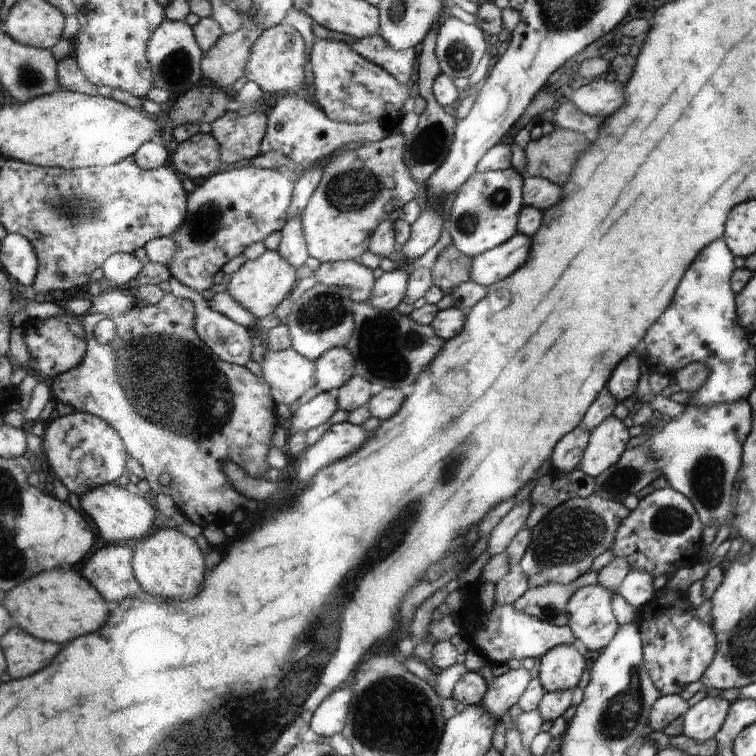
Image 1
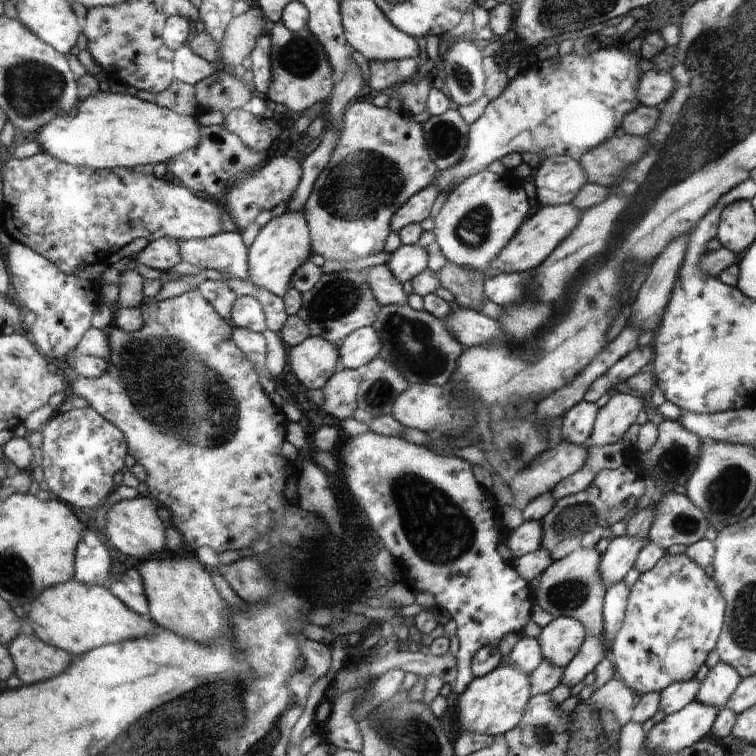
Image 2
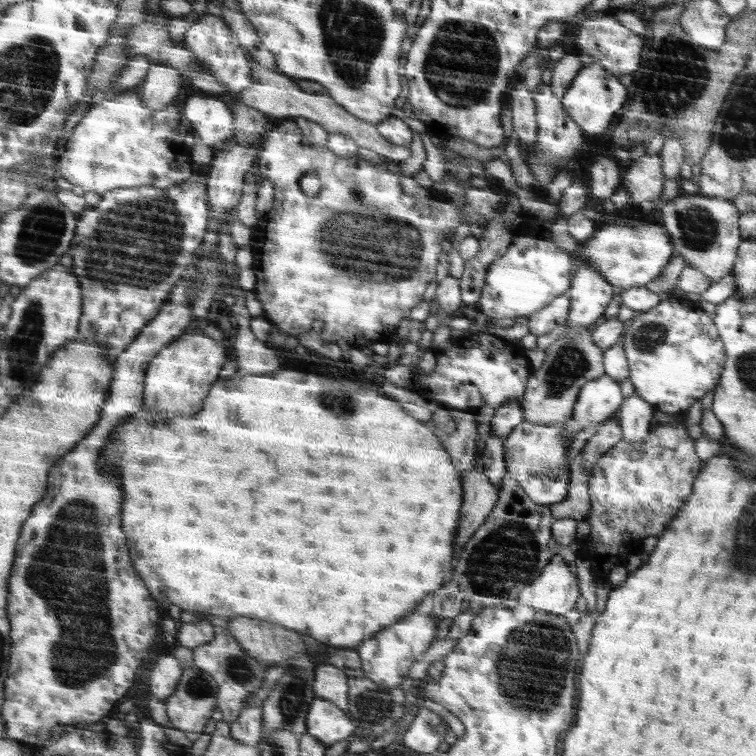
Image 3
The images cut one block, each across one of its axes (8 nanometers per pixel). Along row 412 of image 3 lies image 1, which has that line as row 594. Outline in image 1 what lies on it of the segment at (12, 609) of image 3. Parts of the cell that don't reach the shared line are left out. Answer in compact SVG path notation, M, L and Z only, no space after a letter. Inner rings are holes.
M107 544L84 563L86 577L113 607L126 599L142 596L132 559L131 546Z

